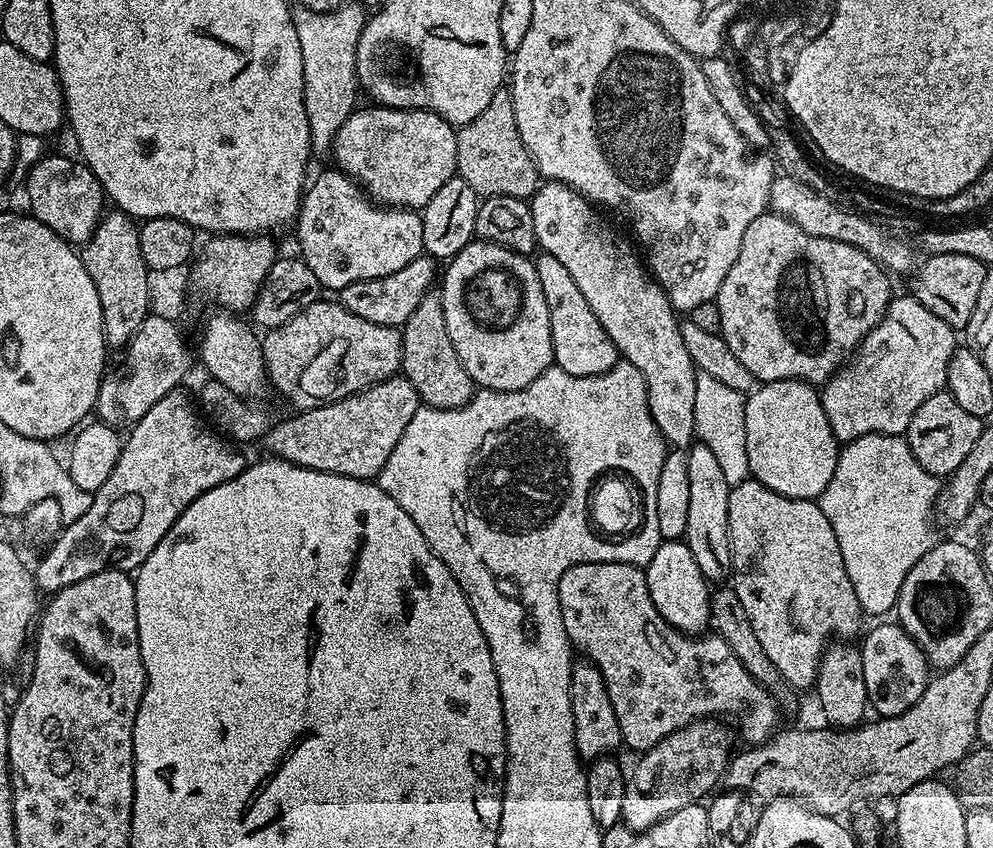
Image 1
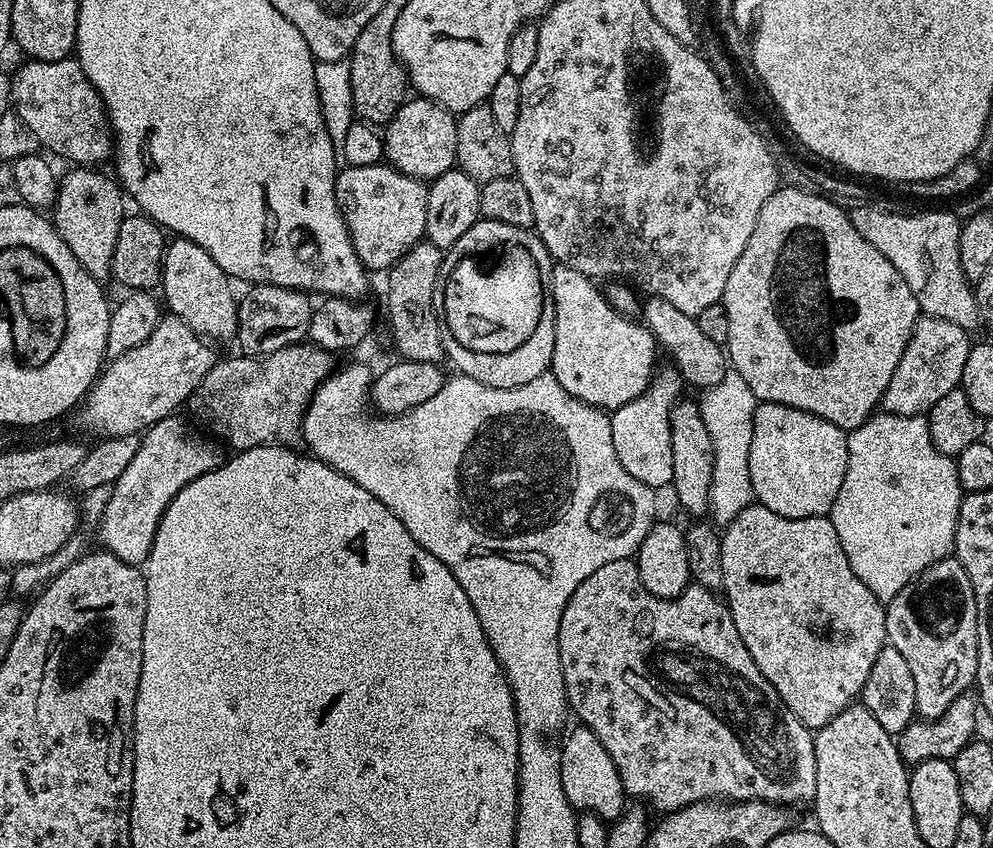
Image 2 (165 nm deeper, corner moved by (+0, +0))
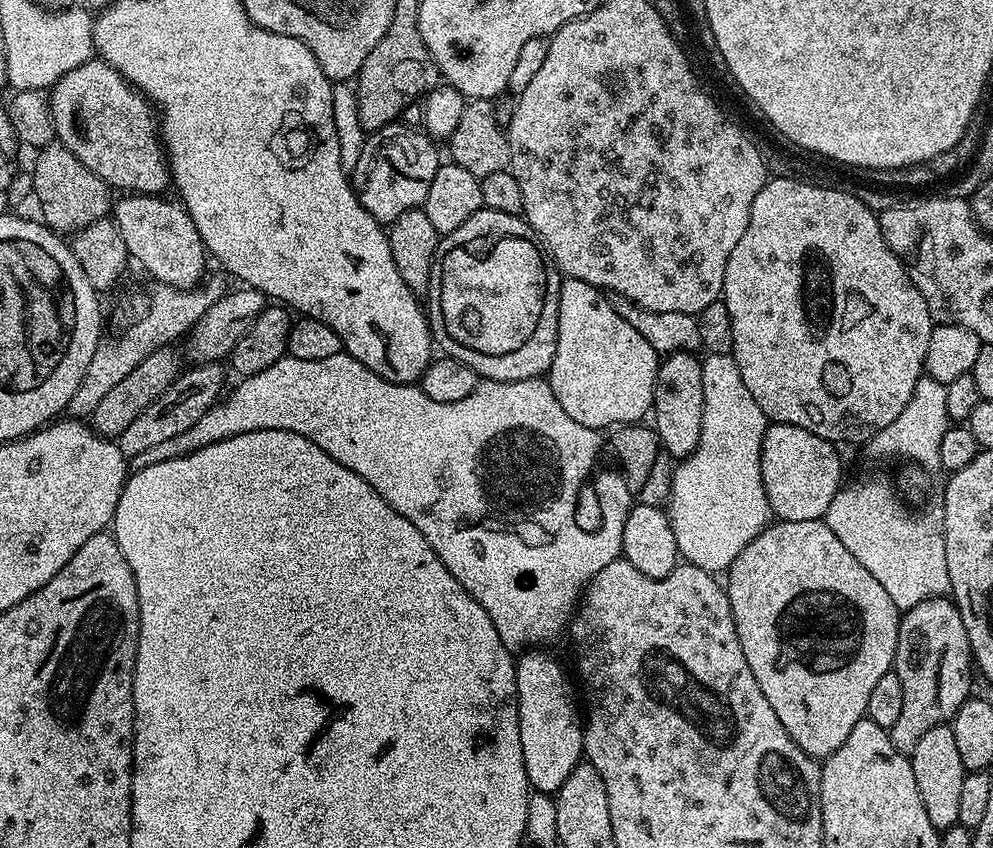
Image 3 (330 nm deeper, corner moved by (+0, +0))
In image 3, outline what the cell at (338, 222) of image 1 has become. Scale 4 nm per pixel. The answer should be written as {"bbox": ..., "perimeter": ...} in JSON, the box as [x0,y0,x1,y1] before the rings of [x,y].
{"bbox":[350,123,442,226],"perimeter":[[[404,123],[388,124],[371,133],[364,141],[362,158],[358,158],[358,166],[350,176],[361,206],[381,226],[391,226],[411,208],[423,205],[430,182],[434,182],[434,174],[438,174],[442,163],[440,152],[436,149],[439,148],[437,141],[419,127],[411,128]]]}

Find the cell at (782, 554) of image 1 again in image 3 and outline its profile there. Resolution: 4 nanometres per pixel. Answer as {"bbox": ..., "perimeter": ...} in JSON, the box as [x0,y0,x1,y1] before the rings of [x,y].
{"bbox":[726,519,901,758],"perimeter":[[[823,519],[769,523],[734,558],[726,573],[726,591],[742,654],[746,654],[754,678],[758,678],[766,702],[774,706],[778,722],[807,756],[827,758],[834,754],[846,742],[850,730],[865,719],[874,685],[882,674],[893,671],[901,608],[894,606],[874,574],[838,542]]]}

